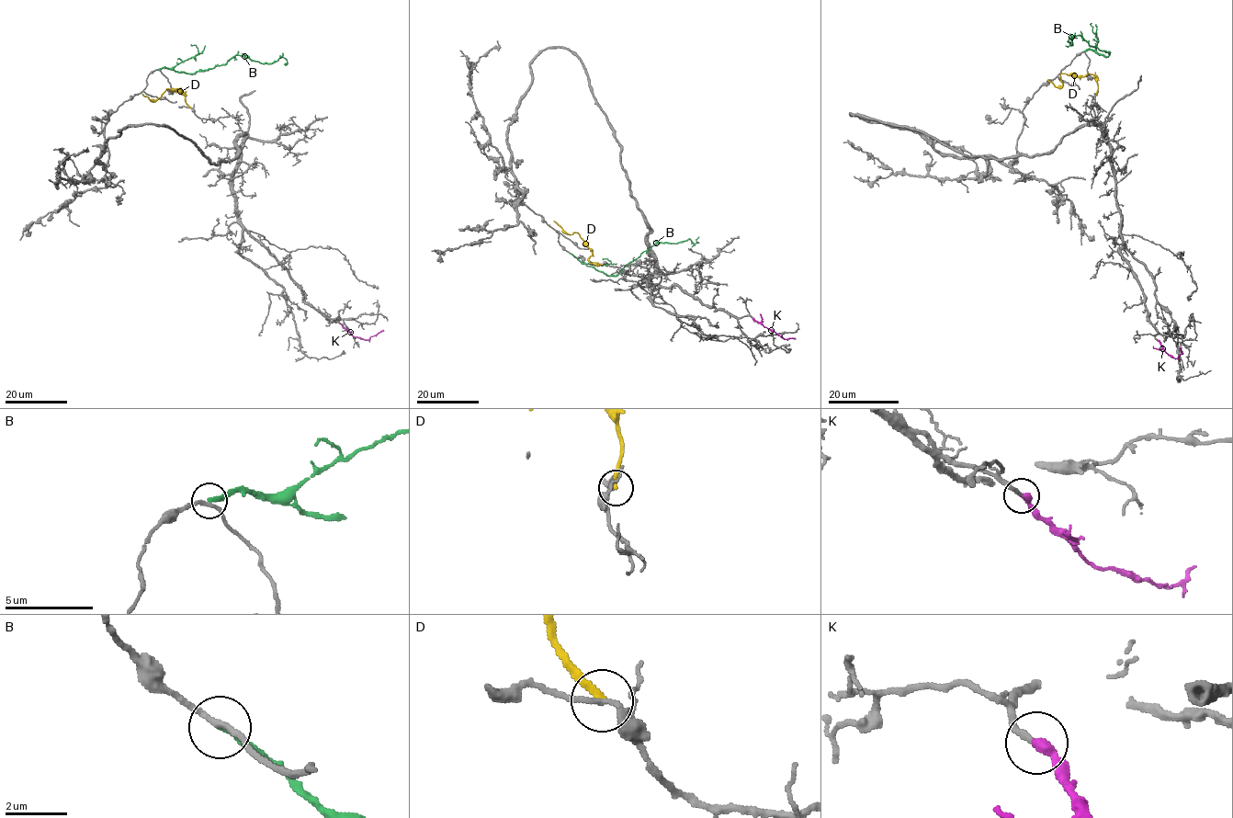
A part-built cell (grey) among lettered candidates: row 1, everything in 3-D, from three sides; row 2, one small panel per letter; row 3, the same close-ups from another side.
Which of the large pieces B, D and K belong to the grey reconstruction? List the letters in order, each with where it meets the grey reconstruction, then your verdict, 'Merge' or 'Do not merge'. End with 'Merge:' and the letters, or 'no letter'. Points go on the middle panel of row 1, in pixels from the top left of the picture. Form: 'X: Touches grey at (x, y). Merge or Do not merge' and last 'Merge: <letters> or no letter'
B: Touches grey at (571, 254). Do not merge
D: Touches grey at (602, 265). Do not merge
K: Touches grey at (752, 318). Merge
Merge: K

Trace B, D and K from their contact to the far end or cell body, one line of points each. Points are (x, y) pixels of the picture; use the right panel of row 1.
B: (1084, 51), (1109, 53), (1076, 35), (1072, 45), (1068, 41), (1071, 37), (1072, 44), (1065, 46)
D: (1097, 95), (1094, 74), (1062, 73), (1061, 86), (1056, 86), (1047, 79)
K: (1158, 340), (1161, 347), (1174, 358), (1181, 354), (1181, 347)

